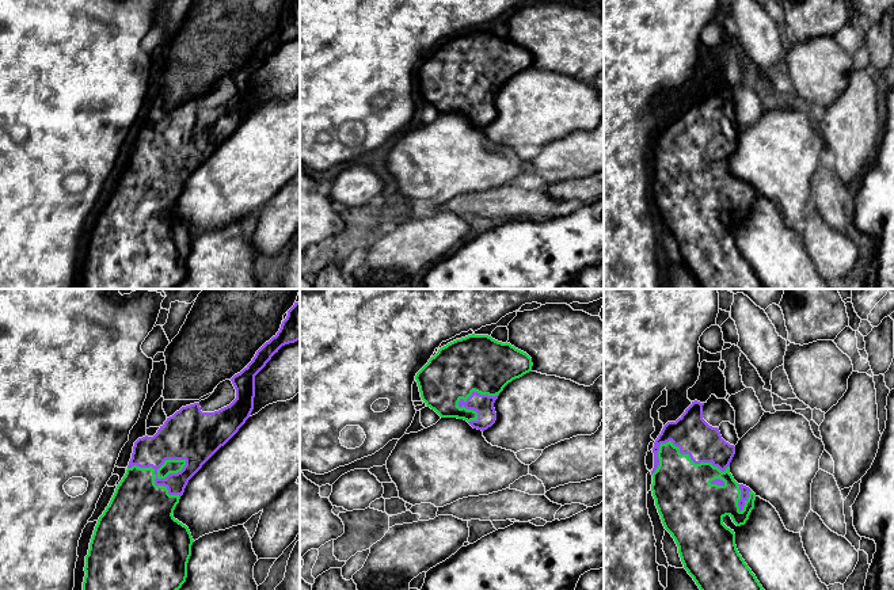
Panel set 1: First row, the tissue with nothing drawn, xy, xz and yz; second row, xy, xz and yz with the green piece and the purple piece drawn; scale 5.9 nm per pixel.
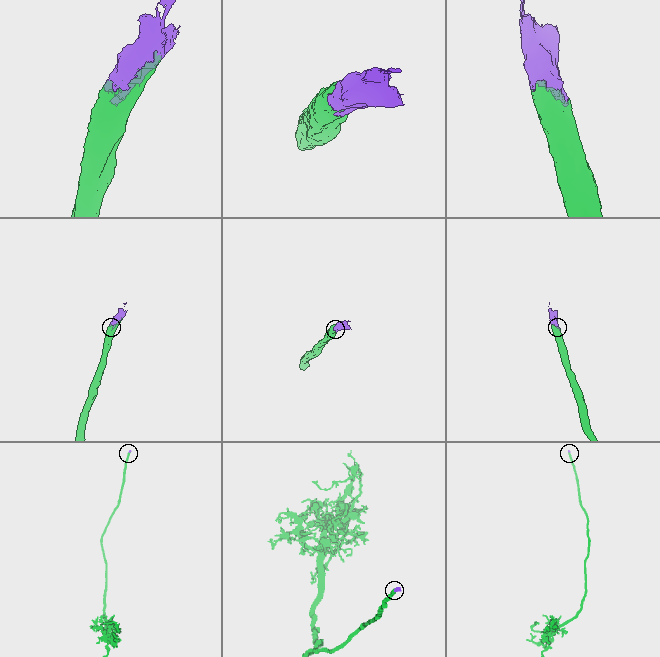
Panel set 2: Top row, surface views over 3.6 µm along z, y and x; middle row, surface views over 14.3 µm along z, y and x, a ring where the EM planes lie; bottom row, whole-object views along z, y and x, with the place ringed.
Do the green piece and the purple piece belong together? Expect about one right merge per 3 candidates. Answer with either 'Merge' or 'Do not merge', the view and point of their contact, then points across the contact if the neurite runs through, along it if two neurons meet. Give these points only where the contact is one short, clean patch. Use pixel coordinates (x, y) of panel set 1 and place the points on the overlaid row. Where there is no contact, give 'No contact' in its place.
Merge. Touches green at xy (155, 476)

